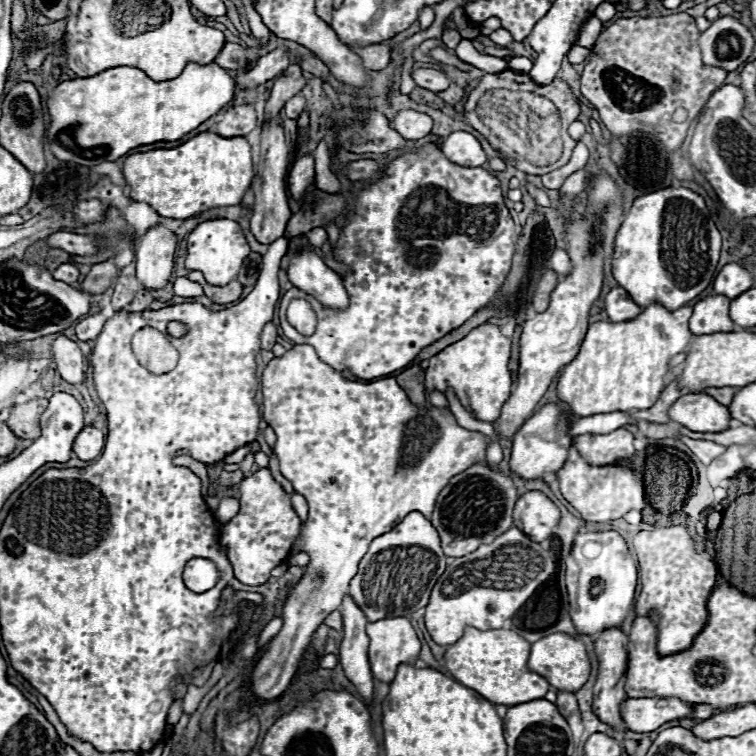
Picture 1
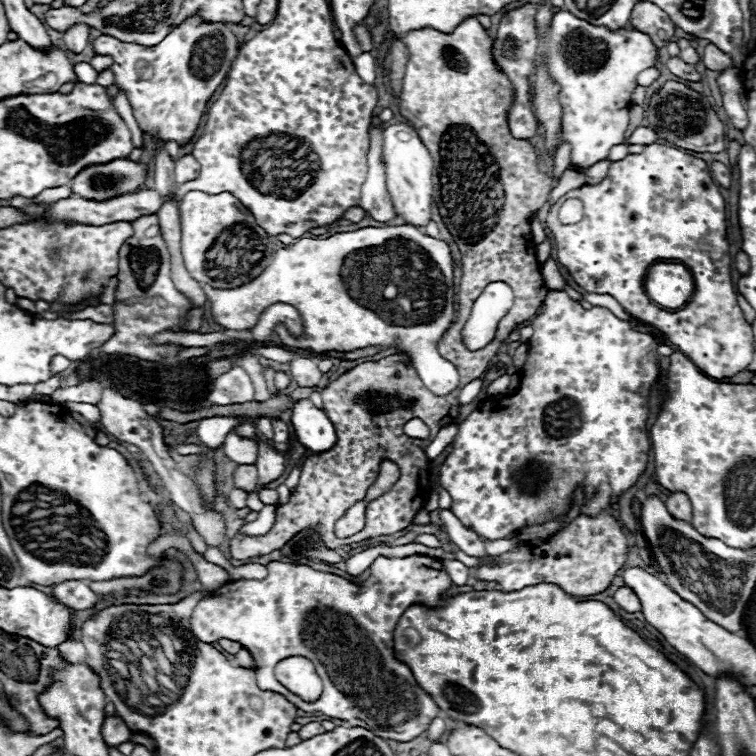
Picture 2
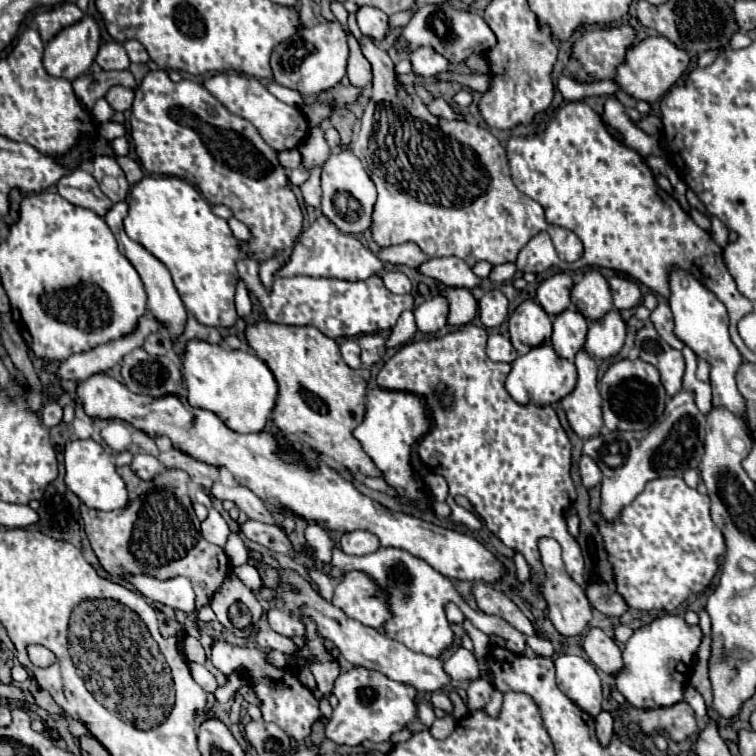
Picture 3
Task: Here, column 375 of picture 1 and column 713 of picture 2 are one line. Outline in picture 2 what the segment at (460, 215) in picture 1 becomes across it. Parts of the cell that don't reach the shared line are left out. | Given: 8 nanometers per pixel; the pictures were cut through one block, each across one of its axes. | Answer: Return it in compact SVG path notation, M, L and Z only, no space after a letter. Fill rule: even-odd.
M650 144L642 154L628 154L626 158L614 162L602 182L594 186L584 184L566 192L556 204L550 206L546 216L546 232L552 238L556 262L566 268L566 272L578 286L594 294L610 294L630 316L664 332L666 338L682 354L686 354L706 376L722 380L736 376L742 370L748 370L754 358L752 328L744 320L744 314L736 302L734 283L730 277L733 259L729 253L730 244L726 235L725 206L718 186L710 180L710 172L704 160L698 160L678 148ZM568 198L578 198L584 204L584 218L578 224L562 226L558 222L558 208ZM660 260L680 260L694 278L692 298L682 308L670 314L658 312L658 304L654 304L648 296L642 296L646 272L654 262Z

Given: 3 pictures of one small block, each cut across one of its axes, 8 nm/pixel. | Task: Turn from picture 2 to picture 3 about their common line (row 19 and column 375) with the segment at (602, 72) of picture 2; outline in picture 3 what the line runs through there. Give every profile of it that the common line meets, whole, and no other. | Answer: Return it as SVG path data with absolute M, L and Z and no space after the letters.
M332 544L332 578L334 578L334 582L338 582L338 576L342 576L342 572L348 572L350 568L358 568L358 570L366 572L368 576L374 576L374 580L378 580L380 588L386 590L386 594L390 596L390 604L394 608L392 620L388 620L384 626L386 636L402 642L406 648L410 648L414 652L422 652L428 656L440 656L446 648L452 646L454 634L452 634L448 620L446 620L446 614L444 614L446 602L456 602L458 608L464 612L464 616L472 618L472 624L476 628L480 628L484 634L500 636L506 642L508 650L524 652L526 636L522 632L518 632L516 628L512 628L510 624L500 620L498 616L486 616L486 614L474 612L464 602L464 598L456 592L450 578L442 576L430 564L408 554L406 550L380 548L378 552L352 558L352 556L346 556L340 548L336 548L336 544Z

